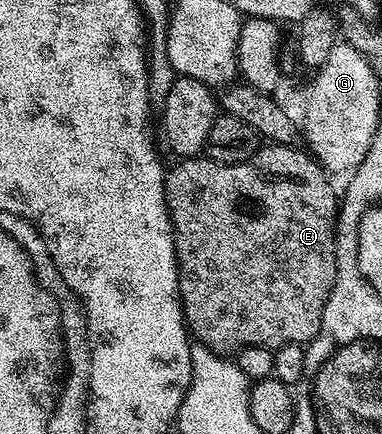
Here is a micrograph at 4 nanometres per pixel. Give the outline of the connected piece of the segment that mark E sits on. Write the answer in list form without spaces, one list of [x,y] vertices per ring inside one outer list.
[[[265,143],[263,146],[257,147],[256,153],[248,160],[239,160],[236,164],[219,164],[213,160],[205,158],[203,155],[189,156],[180,158],[175,161],[176,165],[167,169],[164,177],[164,197],[166,198],[166,206],[168,208],[168,217],[172,220],[172,231],[174,233],[172,241],[176,247],[176,272],[180,276],[180,306],[184,309],[184,322],[188,326],[188,331],[199,343],[205,344],[211,348],[213,352],[221,354],[235,354],[241,348],[246,346],[262,346],[263,348],[277,349],[283,344],[303,344],[305,346],[311,344],[313,338],[318,334],[320,323],[322,322],[322,314],[326,302],[330,298],[332,288],[336,285],[336,213],[338,211],[338,192],[332,189],[329,173],[321,168],[319,163],[307,151],[299,152],[296,146],[292,144],[274,144]]]

